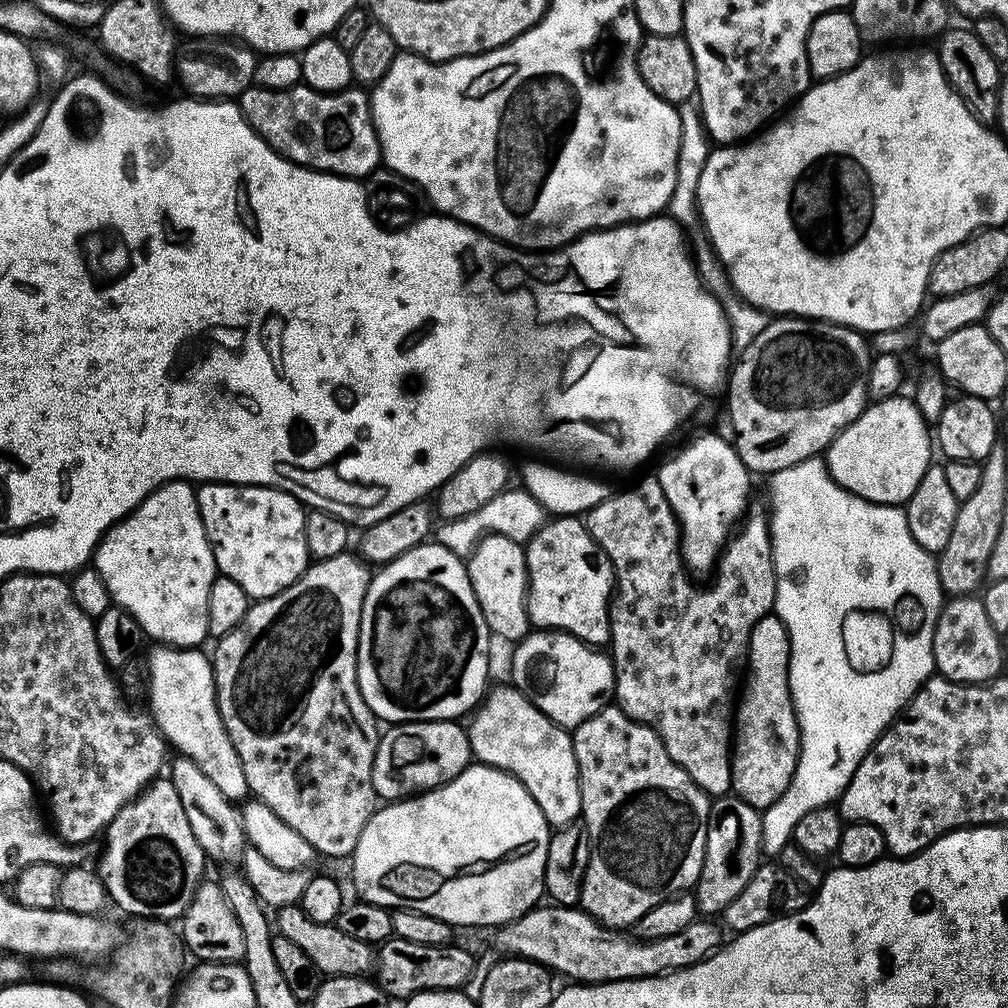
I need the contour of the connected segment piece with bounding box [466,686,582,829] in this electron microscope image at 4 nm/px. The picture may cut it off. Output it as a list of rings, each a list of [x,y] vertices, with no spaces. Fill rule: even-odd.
[[[489,687],[482,703],[475,709],[471,717],[472,725],[469,723],[466,728],[472,755],[479,763],[490,768],[501,768],[518,782],[522,782],[530,798],[538,802],[538,810],[542,810],[549,826],[553,829],[565,828],[570,822],[581,819],[582,810],[578,762],[574,758],[574,746],[569,729],[559,728],[554,721],[546,718],[546,714],[542,714],[542,710],[538,710],[530,703],[516,687],[507,687]]]

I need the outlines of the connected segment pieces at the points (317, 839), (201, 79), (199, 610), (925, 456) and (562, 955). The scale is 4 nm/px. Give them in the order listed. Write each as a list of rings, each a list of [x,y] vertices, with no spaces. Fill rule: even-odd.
[[[345,554],[309,563],[308,569],[294,583],[286,586],[286,590],[265,600],[255,601],[249,607],[246,618],[242,618],[242,622],[238,626],[234,626],[234,630],[230,630],[230,634],[219,637],[215,641],[216,649],[210,652],[212,673],[216,679],[216,705],[220,708],[220,717],[228,732],[230,742],[234,746],[234,750],[238,750],[238,758],[242,762],[242,770],[246,774],[249,793],[257,801],[268,806],[286,826],[297,831],[313,847],[314,852],[321,857],[322,855],[351,857],[353,850],[358,846],[358,838],[362,838],[362,830],[366,830],[366,822],[370,822],[370,818],[376,813],[378,807],[372,771],[374,770],[376,751],[380,745],[382,728],[375,714],[370,710],[370,706],[366,706],[366,702],[362,698],[356,673],[358,634],[362,622],[362,606],[368,593],[369,579],[369,565],[356,554]],[[320,708],[324,708],[324,732],[303,732],[300,728],[306,727],[319,714]]]
[[[197,36],[179,45],[174,57],[174,76],[192,98],[205,100],[232,100],[239,98],[247,88],[253,87],[254,66],[258,59],[246,44],[228,38]]]
[[[171,480],[169,484],[163,484],[162,487],[156,488],[142,503],[131,512],[130,515],[124,516],[114,525],[112,529],[100,539],[100,544],[96,547],[94,553],[94,567],[96,573],[102,578],[102,582],[108,591],[109,601],[117,608],[125,608],[129,614],[136,619],[141,633],[148,636],[152,642],[159,642],[164,646],[173,648],[194,648],[203,645],[203,640],[209,639],[208,619],[206,618],[206,606],[210,603],[210,586],[215,582],[218,575],[216,559],[212,553],[212,547],[208,541],[206,530],[202,526],[202,514],[198,510],[196,501],[196,488],[189,481]]]
[[[897,394],[888,399],[877,399],[864,409],[863,414],[849,428],[838,433],[826,450],[828,473],[833,480],[854,495],[869,500],[871,504],[907,505],[918,482],[922,482],[922,474],[926,474],[929,464],[934,460],[934,436],[930,424],[924,420],[911,399],[903,400],[902,397],[903,395]]]
[[[579,906],[544,907],[531,908],[517,920],[499,925],[495,929],[495,947],[501,953],[533,960],[555,973],[561,972],[569,976],[567,979],[572,982],[608,984],[612,980],[641,980],[647,976],[663,976],[666,972],[677,972],[680,968],[702,963],[722,944],[721,925],[712,918],[698,918],[678,934],[646,940],[624,930],[607,928]]]

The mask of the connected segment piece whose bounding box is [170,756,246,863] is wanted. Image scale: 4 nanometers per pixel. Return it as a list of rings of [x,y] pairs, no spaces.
[[[175,757],[170,779],[178,796],[182,801],[182,808],[186,811],[186,818],[190,821],[190,828],[202,846],[205,855],[212,861],[234,862],[243,857],[246,839],[239,809],[225,796],[214,782],[203,774],[201,768],[188,757]]]

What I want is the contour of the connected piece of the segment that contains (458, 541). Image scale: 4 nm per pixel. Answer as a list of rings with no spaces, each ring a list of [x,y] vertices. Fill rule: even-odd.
[[[508,488],[495,496],[480,509],[454,520],[443,521],[434,530],[435,543],[442,545],[455,556],[467,558],[476,549],[476,543],[484,535],[498,535],[512,541],[527,543],[529,537],[541,527],[546,518],[544,509],[525,489]]]

